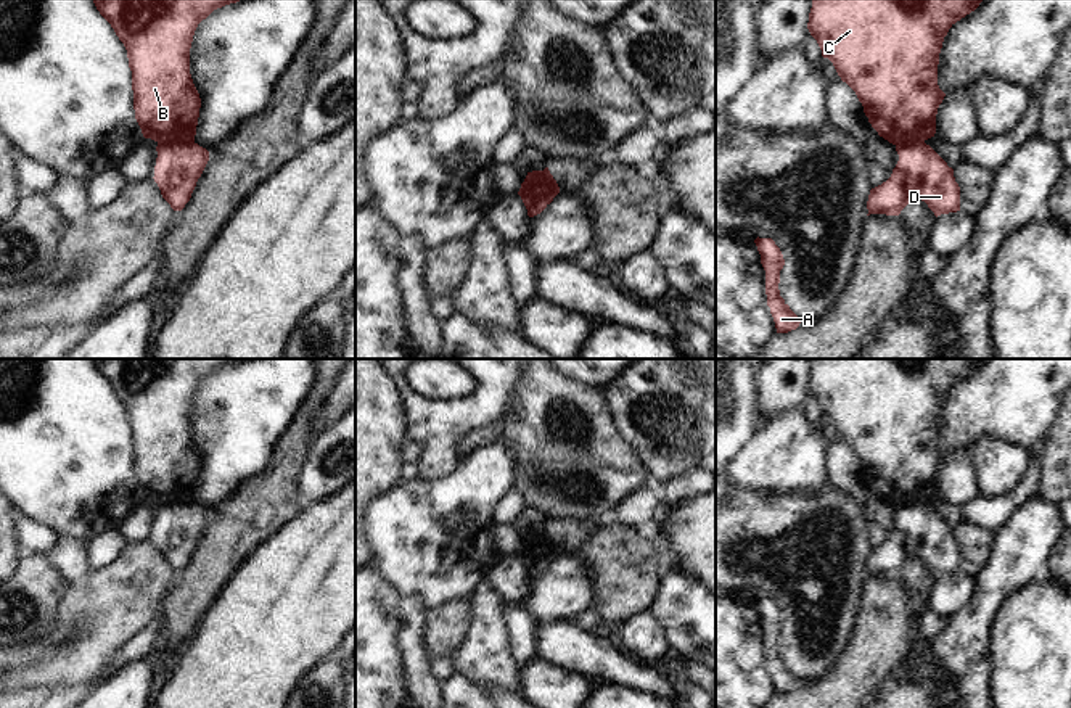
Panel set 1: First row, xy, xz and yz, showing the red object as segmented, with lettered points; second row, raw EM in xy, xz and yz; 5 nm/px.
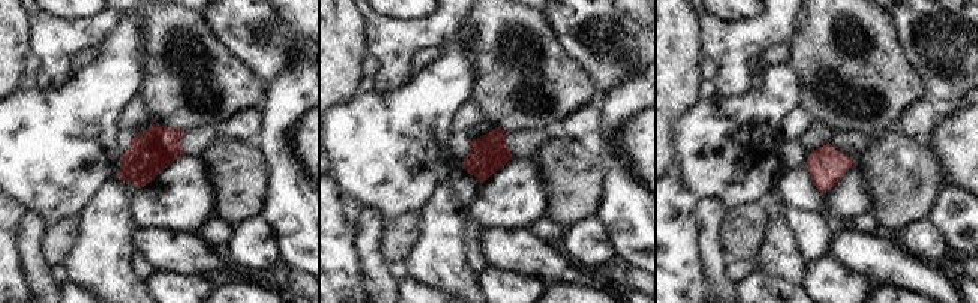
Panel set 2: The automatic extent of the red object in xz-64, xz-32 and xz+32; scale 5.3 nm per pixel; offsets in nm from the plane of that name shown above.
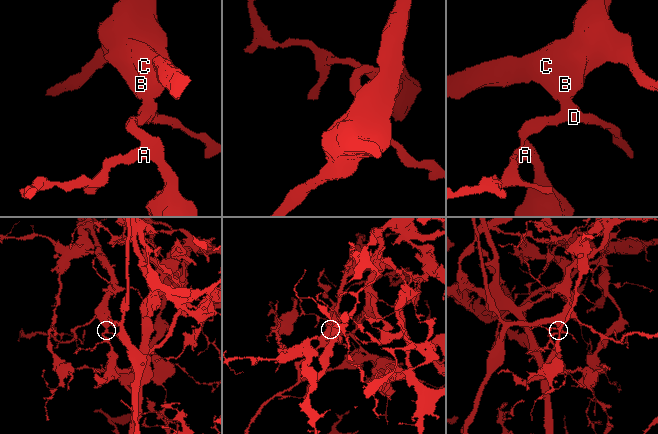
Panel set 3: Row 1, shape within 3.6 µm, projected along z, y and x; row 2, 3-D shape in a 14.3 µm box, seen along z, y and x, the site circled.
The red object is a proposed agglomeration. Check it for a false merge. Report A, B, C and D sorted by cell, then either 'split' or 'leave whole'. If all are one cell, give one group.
groups A D / B C; split

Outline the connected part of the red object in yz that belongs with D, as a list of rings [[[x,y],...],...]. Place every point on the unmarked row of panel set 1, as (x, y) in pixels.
[[[925,502],[896,505],[899,521],[891,537],[881,545],[870,550],[867,570],[868,574],[899,576],[912,562],[921,560],[934,576],[960,571],[960,547],[955,542],[954,529]]]

